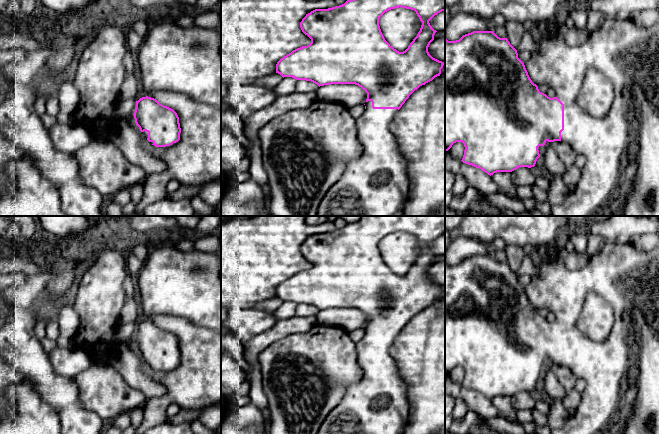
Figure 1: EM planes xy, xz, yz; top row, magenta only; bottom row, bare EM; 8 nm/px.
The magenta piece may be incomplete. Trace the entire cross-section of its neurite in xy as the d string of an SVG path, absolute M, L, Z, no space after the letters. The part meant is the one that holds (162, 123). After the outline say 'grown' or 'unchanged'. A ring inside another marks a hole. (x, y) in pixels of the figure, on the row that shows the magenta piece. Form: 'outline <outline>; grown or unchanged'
outline M149 96L136 101L134 119L142 135L156 147L166 147L180 140L177 113Z; grown

